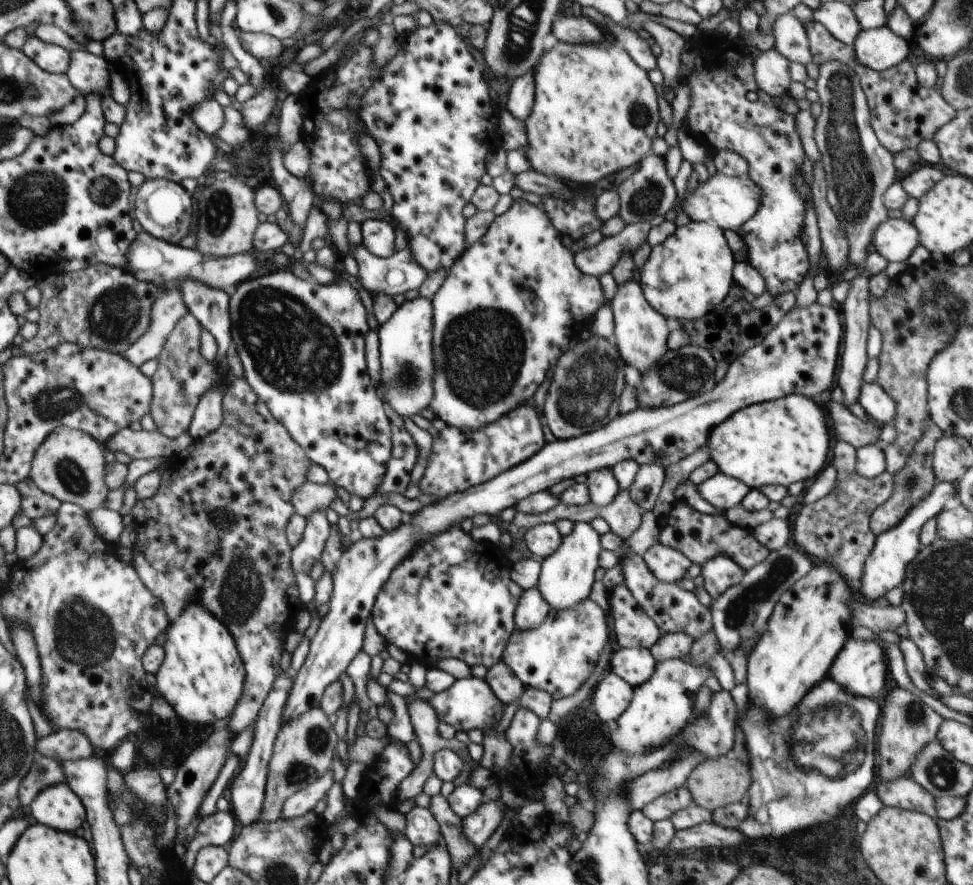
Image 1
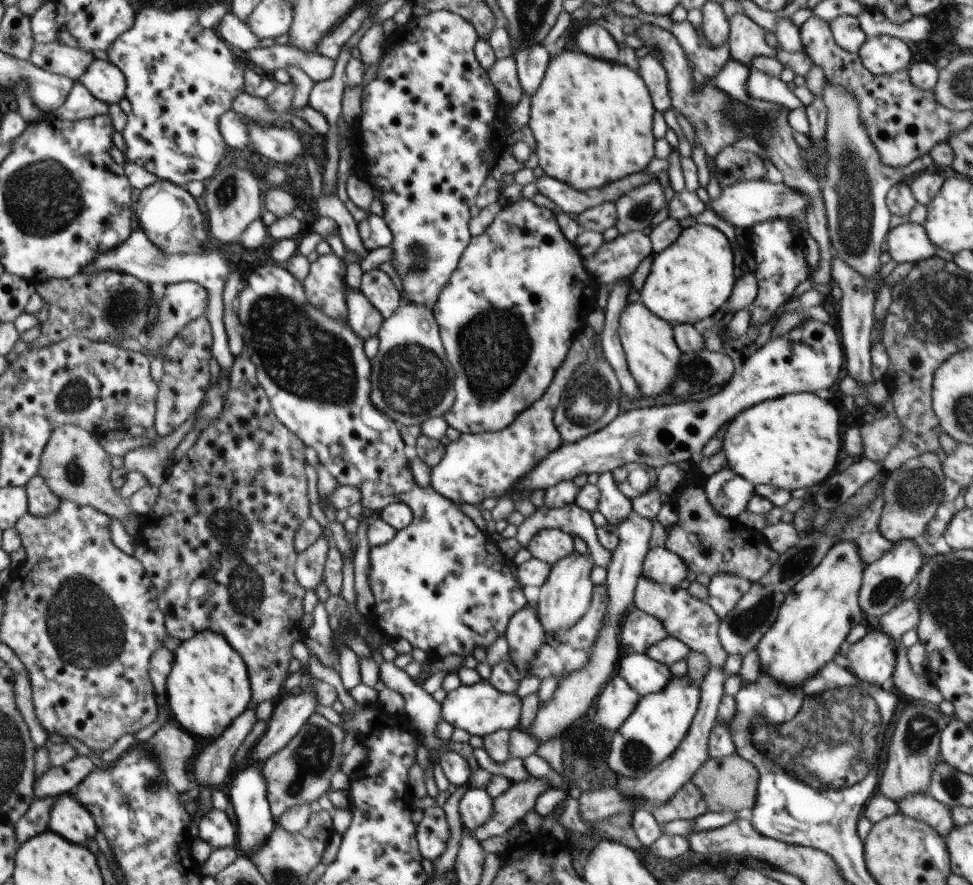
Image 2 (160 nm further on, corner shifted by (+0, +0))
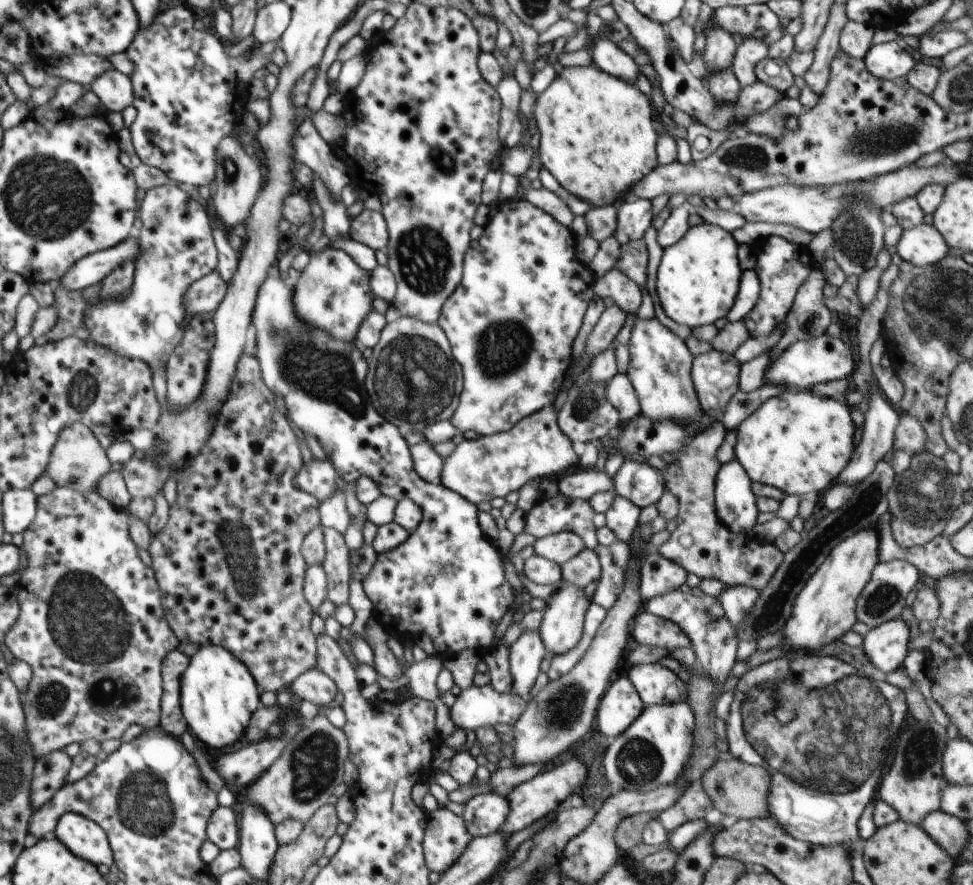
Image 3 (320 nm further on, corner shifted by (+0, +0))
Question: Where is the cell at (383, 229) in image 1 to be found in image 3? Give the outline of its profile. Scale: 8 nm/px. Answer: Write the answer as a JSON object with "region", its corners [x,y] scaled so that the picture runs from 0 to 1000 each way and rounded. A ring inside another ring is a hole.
{"region":[[[374,236],[361,249],[359,269],[384,284],[397,285],[400,273],[397,249],[391,240]]]}

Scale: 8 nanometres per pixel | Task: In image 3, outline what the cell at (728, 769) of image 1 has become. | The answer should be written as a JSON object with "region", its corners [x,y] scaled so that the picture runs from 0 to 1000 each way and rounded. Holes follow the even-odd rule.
{"region":[[[749,853],[741,854],[735,863],[721,875],[720,886],[732,904],[733,913],[744,921],[758,925],[789,923],[789,893],[791,893],[791,875],[779,864],[771,864]]]}

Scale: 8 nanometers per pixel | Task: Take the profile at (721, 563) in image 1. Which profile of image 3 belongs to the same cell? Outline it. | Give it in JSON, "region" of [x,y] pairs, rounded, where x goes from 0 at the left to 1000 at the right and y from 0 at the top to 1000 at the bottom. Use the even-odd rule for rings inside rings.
{"region":[[[746,661],[744,669],[736,678],[742,682],[746,698],[754,707],[761,705],[767,694],[775,687],[779,678],[779,668],[771,662]]]}

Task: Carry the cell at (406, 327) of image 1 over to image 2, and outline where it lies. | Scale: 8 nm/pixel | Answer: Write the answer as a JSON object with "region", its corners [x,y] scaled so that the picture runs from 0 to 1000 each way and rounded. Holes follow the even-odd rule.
{"region":[[[412,336],[409,341],[409,351],[401,359],[395,359],[391,373],[388,373],[390,395],[386,403],[381,408],[381,434],[382,456],[397,464],[397,470],[411,481],[434,480],[440,472],[455,471],[467,456],[469,445],[465,445],[465,423],[464,414],[458,405],[458,395],[452,384],[450,366],[445,357],[445,353],[438,346],[423,344],[417,337]]]}

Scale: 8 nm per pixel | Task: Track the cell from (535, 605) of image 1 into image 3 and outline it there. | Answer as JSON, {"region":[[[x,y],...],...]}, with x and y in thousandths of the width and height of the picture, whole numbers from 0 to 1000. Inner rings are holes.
{"region":[[[553,713],[534,716],[532,724],[523,731],[527,784],[544,792],[545,780],[556,762],[555,751],[563,741]]]}

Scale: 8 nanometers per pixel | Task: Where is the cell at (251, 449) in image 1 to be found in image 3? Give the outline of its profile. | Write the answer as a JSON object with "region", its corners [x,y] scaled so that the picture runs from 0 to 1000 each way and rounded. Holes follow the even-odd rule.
{"region":[[[249,400],[243,411],[243,423],[238,429],[238,441],[234,445],[234,452],[226,461],[222,470],[222,479],[218,484],[218,493],[214,495],[212,504],[206,508],[206,513],[199,518],[197,527],[189,529],[182,538],[183,558],[178,572],[175,572],[174,586],[171,594],[160,605],[156,605],[152,625],[156,631],[156,644],[160,646],[160,656],[166,676],[165,685],[169,698],[179,719],[186,725],[197,728],[222,728],[232,732],[240,739],[261,764],[263,775],[268,782],[282,782],[284,784],[299,776],[310,762],[325,754],[325,720],[320,714],[320,702],[323,697],[321,685],[312,675],[311,659],[316,636],[309,626],[310,610],[312,606],[330,594],[327,574],[328,566],[309,554],[303,546],[303,539],[311,527],[311,518],[307,504],[307,495],[298,482],[294,470],[284,461],[282,447],[275,436],[269,429],[267,414],[262,402]]]}

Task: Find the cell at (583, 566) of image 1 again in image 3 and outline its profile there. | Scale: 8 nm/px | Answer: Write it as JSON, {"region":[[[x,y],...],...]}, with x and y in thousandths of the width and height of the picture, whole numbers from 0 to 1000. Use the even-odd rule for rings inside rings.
{"region":[[[576,660],[557,692],[553,713],[564,741],[580,740],[596,725],[606,682],[598,664]]]}

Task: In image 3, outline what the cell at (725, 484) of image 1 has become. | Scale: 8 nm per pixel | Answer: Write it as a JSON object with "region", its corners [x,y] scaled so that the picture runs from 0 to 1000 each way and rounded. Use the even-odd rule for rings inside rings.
{"region":[[[758,520],[741,524],[735,544],[735,574],[738,585],[751,601],[771,601],[778,592],[778,562]]]}

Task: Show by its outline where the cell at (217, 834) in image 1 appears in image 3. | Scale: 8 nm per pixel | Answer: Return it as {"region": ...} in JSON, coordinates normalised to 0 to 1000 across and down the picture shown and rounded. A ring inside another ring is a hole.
{"region":[[[222,913],[214,927],[212,947],[226,960],[244,959],[246,937],[243,918],[238,913]]]}

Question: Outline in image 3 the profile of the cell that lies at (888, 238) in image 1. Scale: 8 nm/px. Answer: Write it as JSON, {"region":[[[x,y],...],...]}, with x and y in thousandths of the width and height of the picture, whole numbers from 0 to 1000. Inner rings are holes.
{"region":[[[952,251],[939,258],[927,260],[927,267],[921,280],[927,295],[950,303],[968,295],[975,282],[968,264],[958,253],[952,253]]]}

